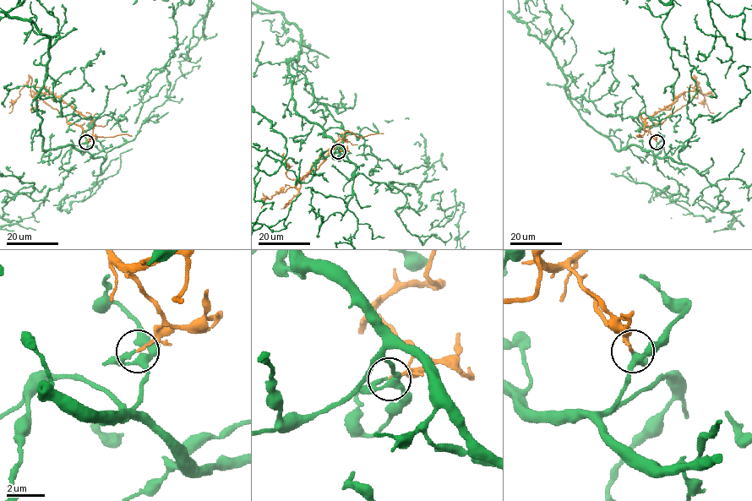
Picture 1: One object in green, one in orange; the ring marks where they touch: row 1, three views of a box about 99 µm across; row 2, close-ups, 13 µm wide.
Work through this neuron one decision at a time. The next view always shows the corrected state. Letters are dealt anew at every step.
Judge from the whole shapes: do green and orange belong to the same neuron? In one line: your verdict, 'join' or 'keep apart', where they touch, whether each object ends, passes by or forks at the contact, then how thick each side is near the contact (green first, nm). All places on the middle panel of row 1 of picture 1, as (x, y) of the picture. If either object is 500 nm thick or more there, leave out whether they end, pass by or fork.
keep apart; at (338, 151); green passes by; orange ends there; 160 nm thick on the green side, 140 nm on the other

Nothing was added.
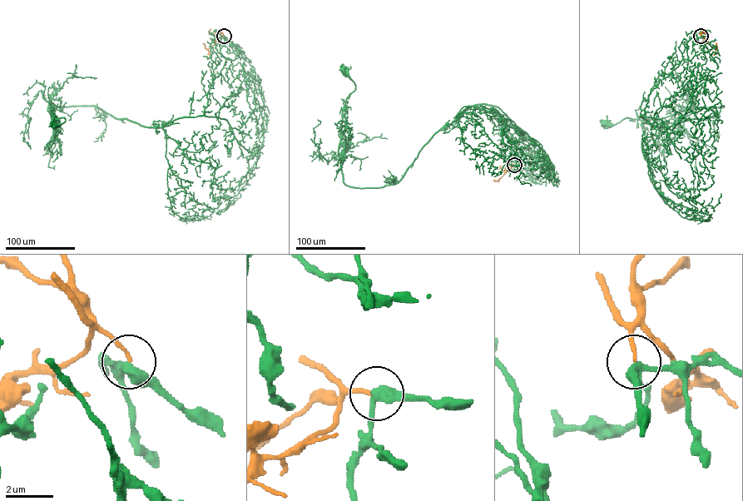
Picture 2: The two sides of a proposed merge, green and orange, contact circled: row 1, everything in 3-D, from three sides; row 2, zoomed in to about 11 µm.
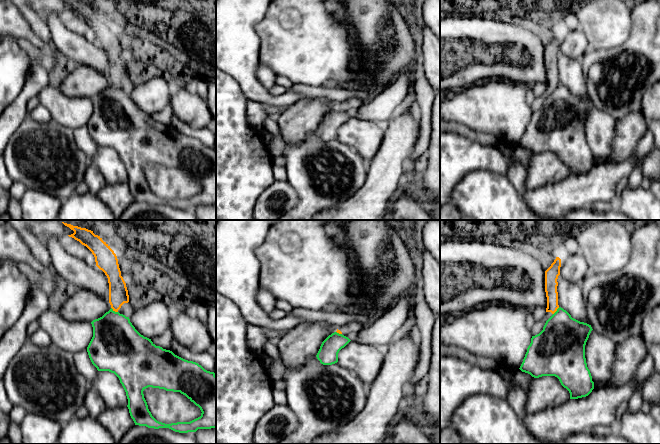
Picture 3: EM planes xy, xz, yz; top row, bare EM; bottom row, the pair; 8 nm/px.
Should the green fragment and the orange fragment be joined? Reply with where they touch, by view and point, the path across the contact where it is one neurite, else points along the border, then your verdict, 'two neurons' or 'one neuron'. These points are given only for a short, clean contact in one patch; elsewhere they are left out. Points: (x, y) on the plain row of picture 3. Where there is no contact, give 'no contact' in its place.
xy (114, 87) | along xy (111, 83), (117, 88) | two neurons

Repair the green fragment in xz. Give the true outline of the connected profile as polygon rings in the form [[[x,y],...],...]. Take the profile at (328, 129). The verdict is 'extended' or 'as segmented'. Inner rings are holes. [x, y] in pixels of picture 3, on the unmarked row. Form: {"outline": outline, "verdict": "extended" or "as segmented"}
{"outline": [[[337,108],[329,111],[321,120],[316,131],[317,135],[323,141],[332,141],[338,138],[338,129],[351,116]]], "verdict": "as segmented"}

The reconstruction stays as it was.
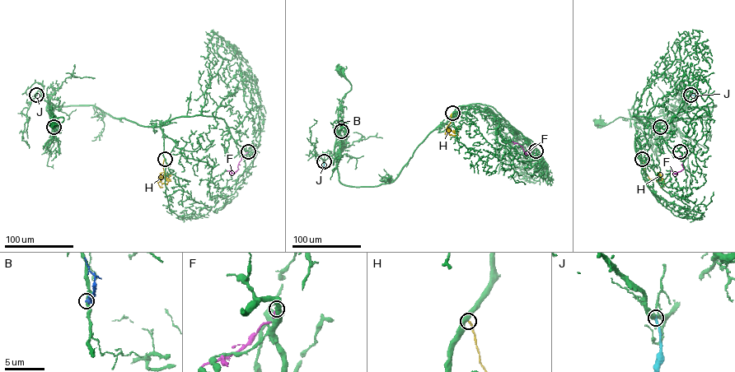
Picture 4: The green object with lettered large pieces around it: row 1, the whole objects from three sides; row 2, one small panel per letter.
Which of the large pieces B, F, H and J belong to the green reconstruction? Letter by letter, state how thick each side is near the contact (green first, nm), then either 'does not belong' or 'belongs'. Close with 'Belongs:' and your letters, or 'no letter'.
B: 360/260 nm | does not belong
F: 480/170 nm | does not belong
H: 500/170 nm | does not belong
J: 400/260 nm | does not belong
Belongs: no letter

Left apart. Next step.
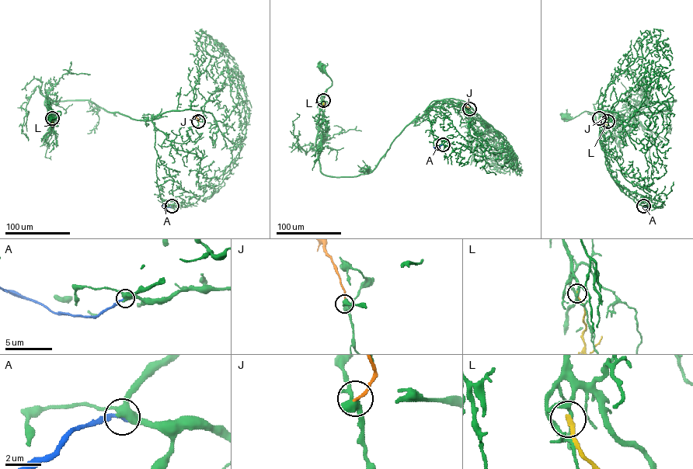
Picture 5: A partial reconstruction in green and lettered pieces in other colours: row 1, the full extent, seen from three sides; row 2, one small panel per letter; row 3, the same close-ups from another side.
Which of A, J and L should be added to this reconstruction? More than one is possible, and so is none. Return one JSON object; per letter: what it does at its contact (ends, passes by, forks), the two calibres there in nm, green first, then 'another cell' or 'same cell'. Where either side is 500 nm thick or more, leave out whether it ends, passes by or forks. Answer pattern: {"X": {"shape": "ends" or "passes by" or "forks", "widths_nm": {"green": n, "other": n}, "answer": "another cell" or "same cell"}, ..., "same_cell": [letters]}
{"A": {"shape": "ends", "widths_nm": {"green": 400, "other": 240}, "answer": "another cell"}, "J": {"shape": "ends", "widths_nm": {"green": 400, "other": 150}, "answer": "another cell"}, "L": {"shape": "ends", "widths_nm": {"green": 150, "other": 240}, "answer": "another cell"}, "same_cell": []}

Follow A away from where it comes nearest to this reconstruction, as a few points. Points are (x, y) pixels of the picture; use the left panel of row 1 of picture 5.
A: (172, 206), (161, 205)

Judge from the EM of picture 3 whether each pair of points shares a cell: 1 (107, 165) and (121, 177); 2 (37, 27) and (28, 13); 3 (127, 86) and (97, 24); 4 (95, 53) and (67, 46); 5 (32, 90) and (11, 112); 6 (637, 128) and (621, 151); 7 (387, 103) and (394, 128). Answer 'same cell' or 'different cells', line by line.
1: same cell
2: same cell
3: same cell
4: same cell
5: same cell
6: same cell
7: different cells

